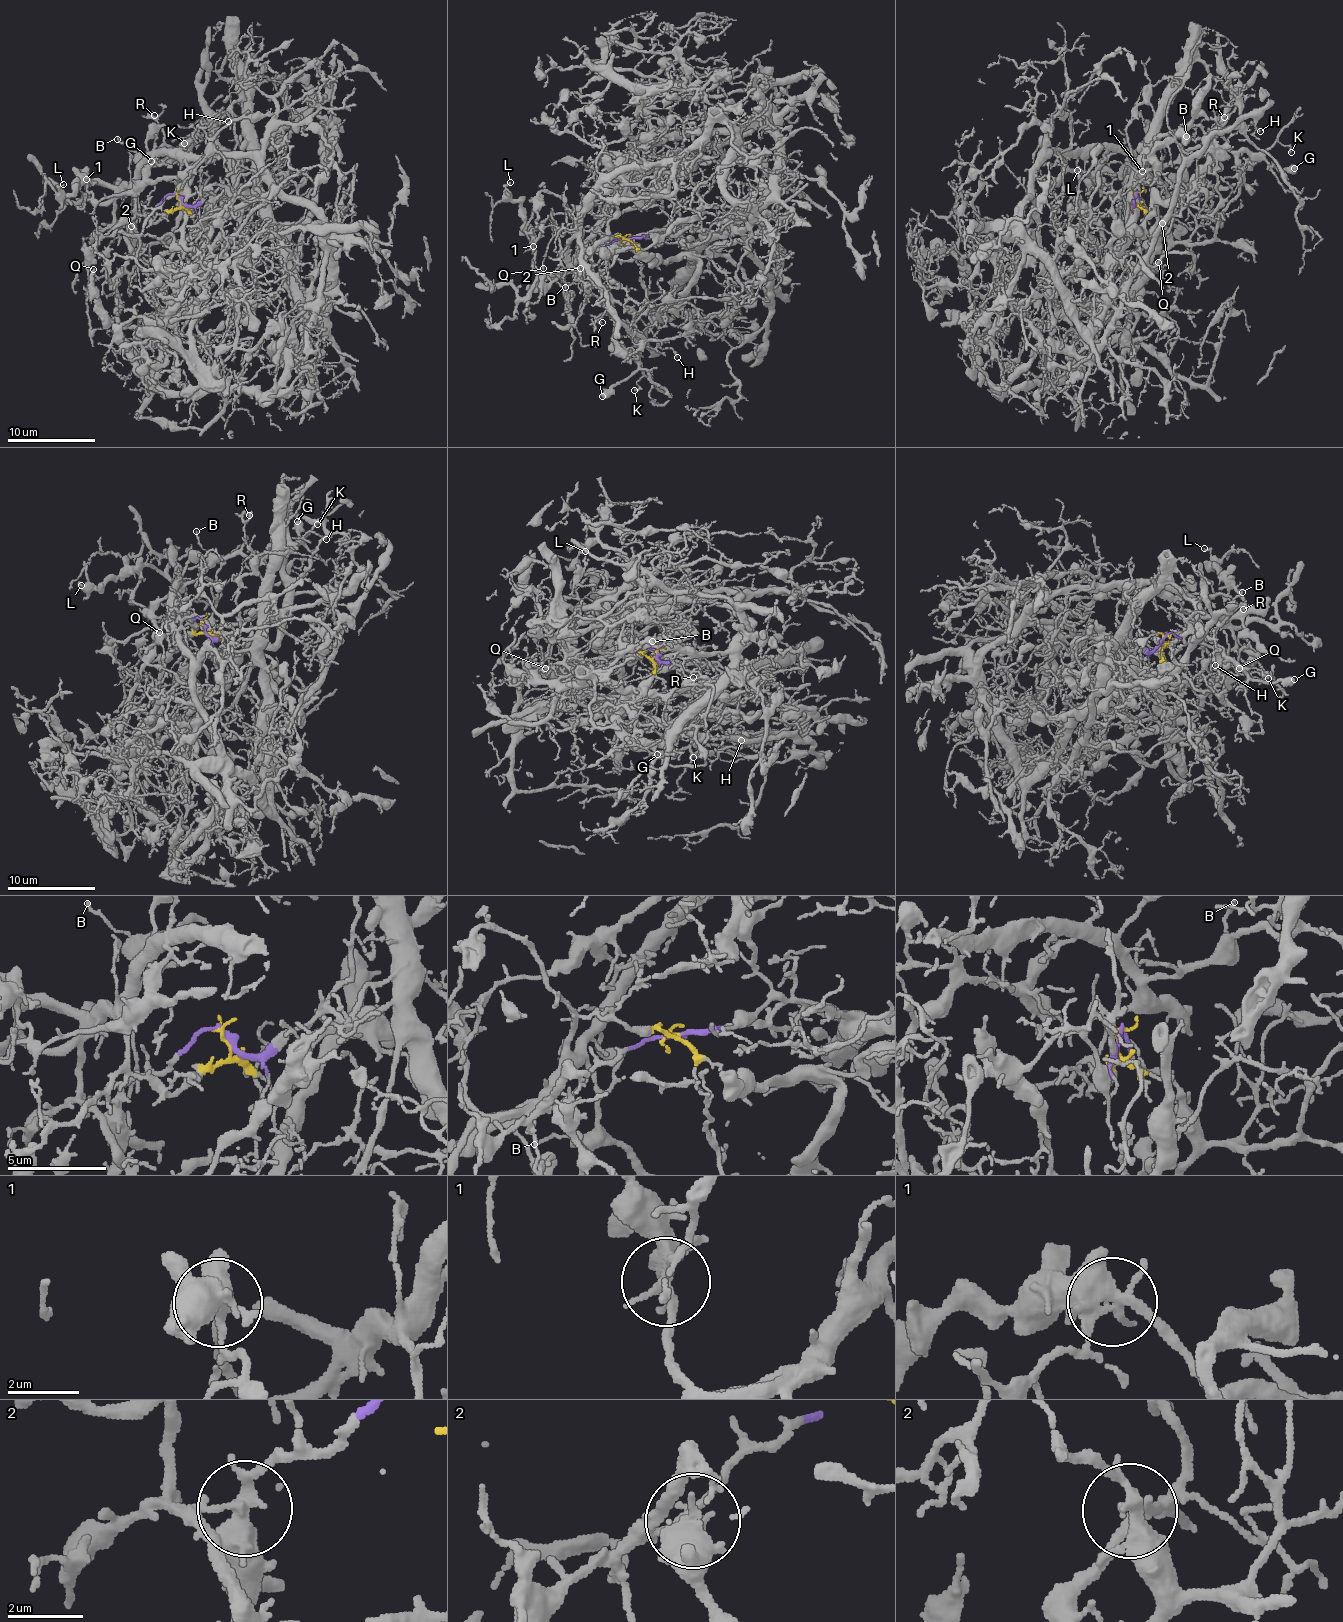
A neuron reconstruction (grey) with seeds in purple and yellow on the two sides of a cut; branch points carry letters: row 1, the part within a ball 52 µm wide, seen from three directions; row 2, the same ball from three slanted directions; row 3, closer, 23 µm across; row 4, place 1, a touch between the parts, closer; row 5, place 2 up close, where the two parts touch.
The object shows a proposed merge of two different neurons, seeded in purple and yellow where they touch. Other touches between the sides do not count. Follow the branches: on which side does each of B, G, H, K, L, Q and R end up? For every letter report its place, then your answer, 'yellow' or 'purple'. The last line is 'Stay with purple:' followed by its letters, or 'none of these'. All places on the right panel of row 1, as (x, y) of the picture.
B: (1186, 136) | yellow
G: (1294, 168) | yellow
H: (1260, 131) | yellow
K: (1291, 152) | yellow
L: (1077, 170) | yellow
Q: (1158, 262) | purple
R: (1224, 117) | yellow
Stay with purple: Q

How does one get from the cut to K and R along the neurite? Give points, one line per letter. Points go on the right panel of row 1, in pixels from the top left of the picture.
K: (1134, 194), (1127, 216), (1129, 193), (1151, 170), (1198, 147), (1264, 153), (1277, 143), (1290, 153)
R: (1134, 194), (1136, 203), (1127, 216), (1129, 193), (1151, 170), (1177, 161), (1202, 145), (1219, 118), (1224, 118)

